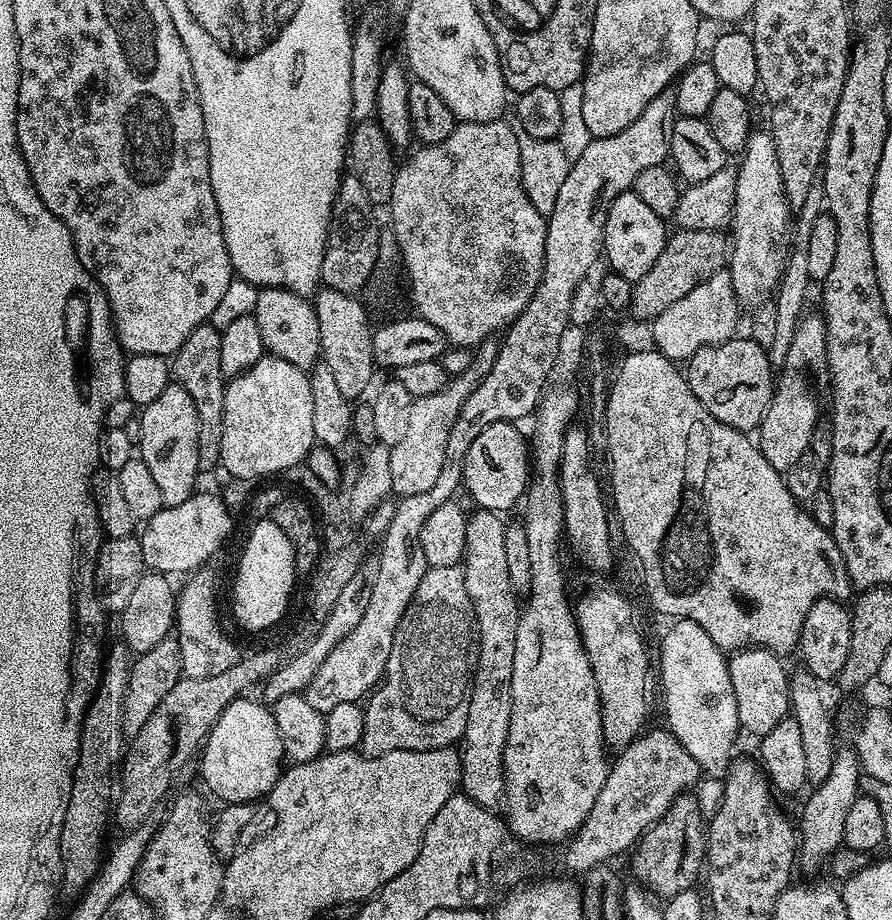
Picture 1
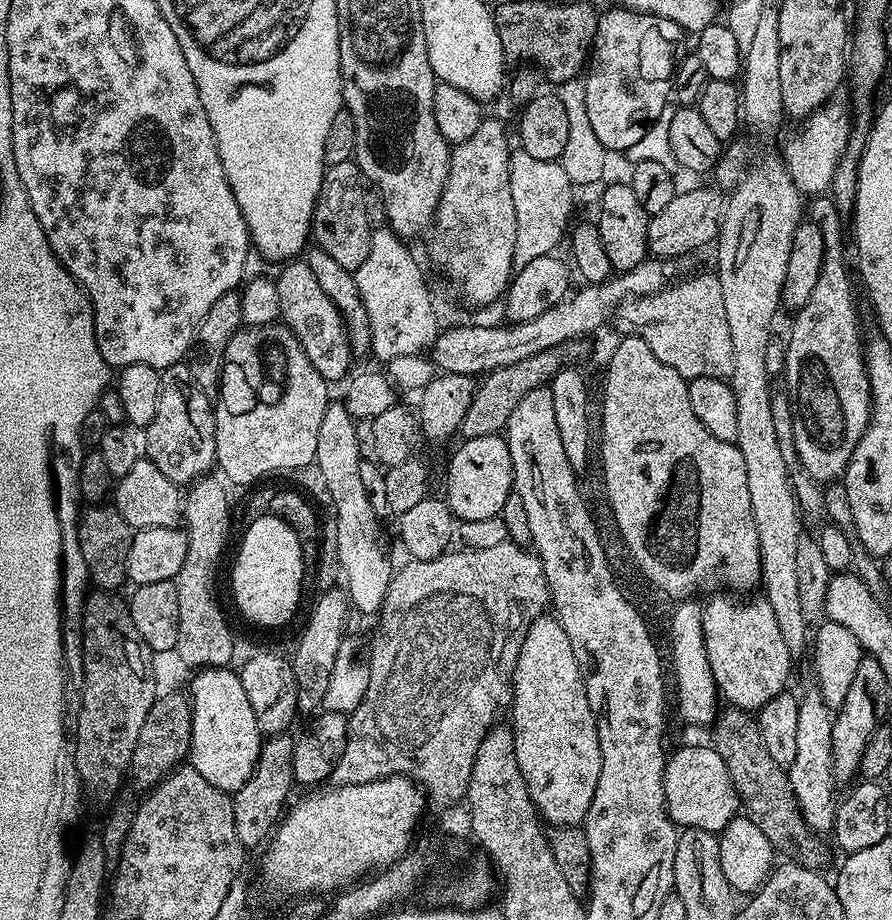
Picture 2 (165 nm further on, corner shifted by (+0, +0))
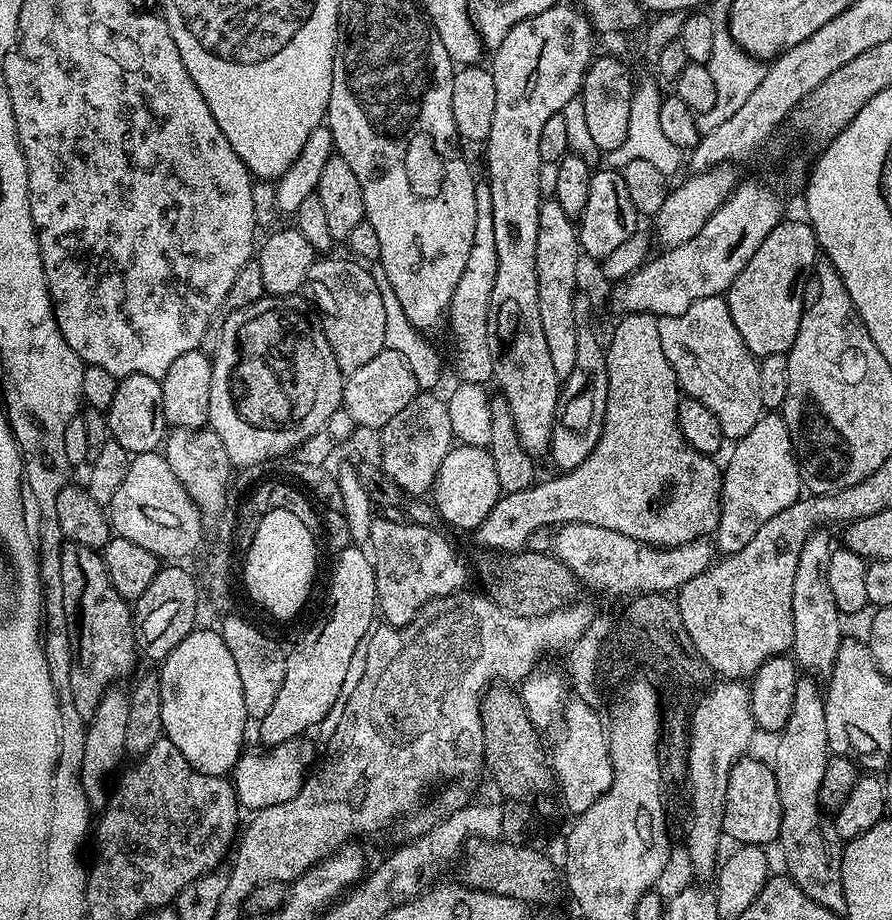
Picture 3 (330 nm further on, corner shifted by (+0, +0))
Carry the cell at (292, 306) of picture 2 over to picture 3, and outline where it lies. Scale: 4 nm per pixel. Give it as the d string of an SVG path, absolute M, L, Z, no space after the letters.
M318 258L310 266L306 292L318 313L326 342L330 342L330 350L334 350L341 372L349 374L362 370L370 358L385 349L386 315L380 293L381 281L375 280L364 269L367 267L355 259L328 259L332 258Z

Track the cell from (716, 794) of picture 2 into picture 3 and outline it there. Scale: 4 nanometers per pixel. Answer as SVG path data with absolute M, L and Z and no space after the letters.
M743 758L732 768L728 797L724 807L723 835L736 840L737 845L775 845L780 839L782 806L778 798L776 773L760 760Z

